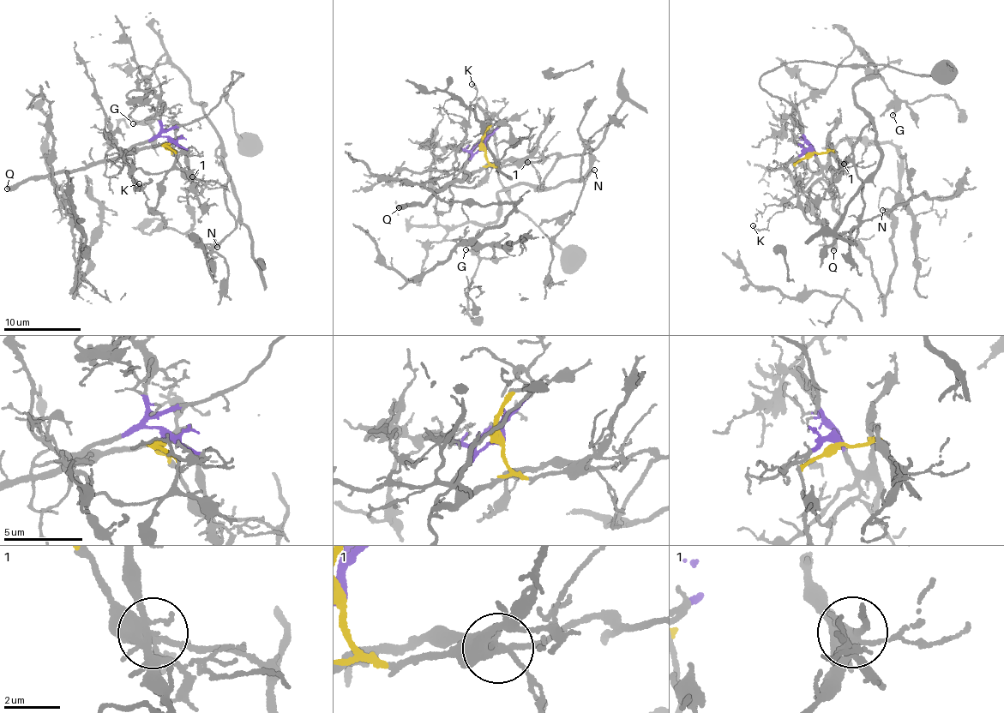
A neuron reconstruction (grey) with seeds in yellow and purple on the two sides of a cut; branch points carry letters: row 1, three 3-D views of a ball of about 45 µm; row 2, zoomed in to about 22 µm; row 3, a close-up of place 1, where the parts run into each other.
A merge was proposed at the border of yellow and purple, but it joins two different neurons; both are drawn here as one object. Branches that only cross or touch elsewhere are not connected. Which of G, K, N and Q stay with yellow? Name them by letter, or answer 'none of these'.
G, N

